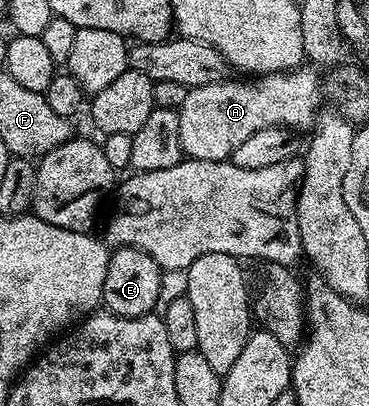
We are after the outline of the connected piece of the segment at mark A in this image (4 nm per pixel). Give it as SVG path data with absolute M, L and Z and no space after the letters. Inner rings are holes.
M302 65L292 71L280 71L274 75L262 75L254 78L253 83L240 83L237 79L226 77L218 83L190 87L183 105L177 108L179 117L179 141L181 150L188 158L202 159L212 163L228 160L255 129L264 127L288 127L298 133L304 132L304 127L312 128L319 118L321 107L321 79L312 66Z

